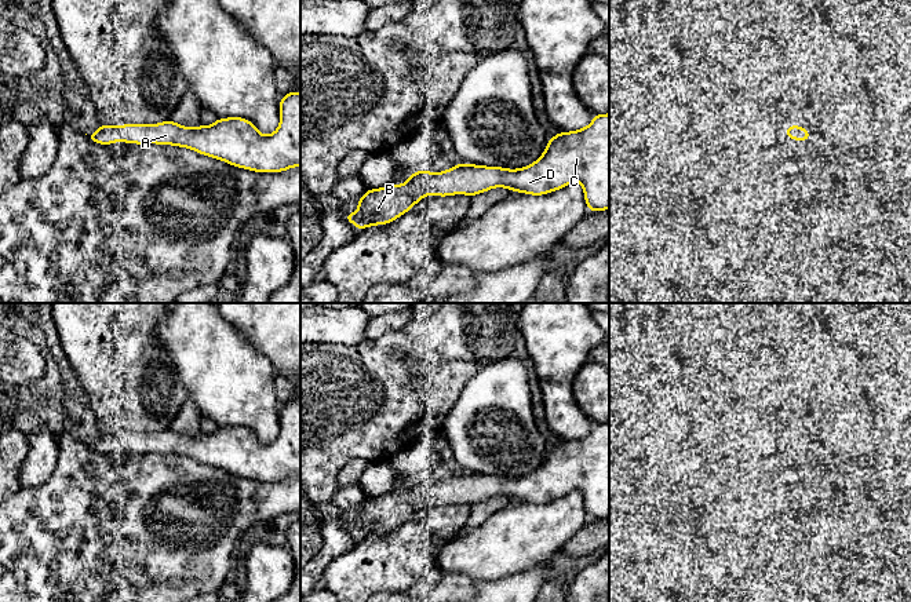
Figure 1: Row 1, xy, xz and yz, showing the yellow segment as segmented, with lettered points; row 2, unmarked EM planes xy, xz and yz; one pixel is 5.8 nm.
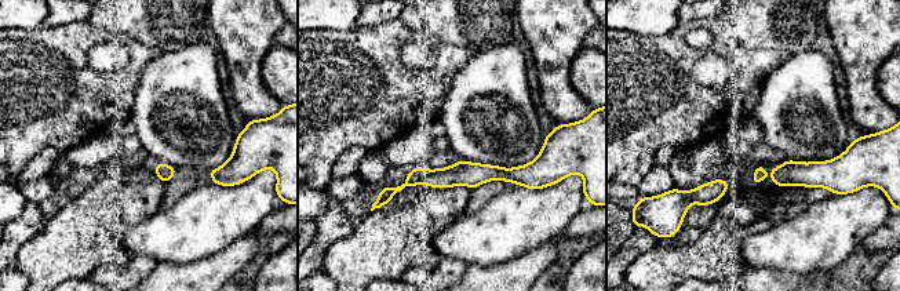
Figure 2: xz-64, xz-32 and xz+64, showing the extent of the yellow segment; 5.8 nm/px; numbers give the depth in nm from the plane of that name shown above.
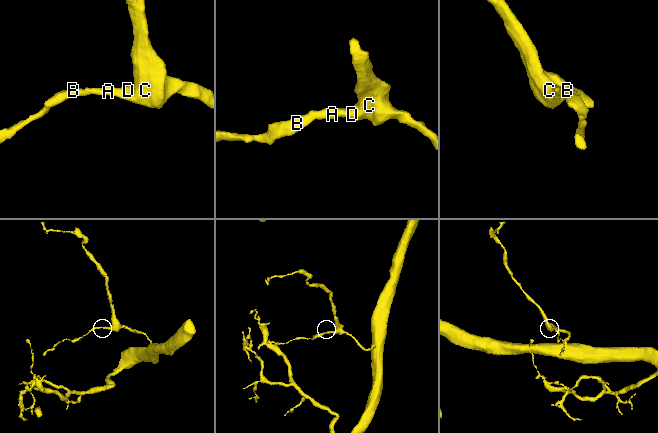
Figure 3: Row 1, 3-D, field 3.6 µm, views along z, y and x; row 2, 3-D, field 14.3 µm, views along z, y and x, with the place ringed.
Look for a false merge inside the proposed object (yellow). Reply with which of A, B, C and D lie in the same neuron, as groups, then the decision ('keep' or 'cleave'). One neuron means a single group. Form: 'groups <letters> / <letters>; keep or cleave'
groups A B C D; keep

